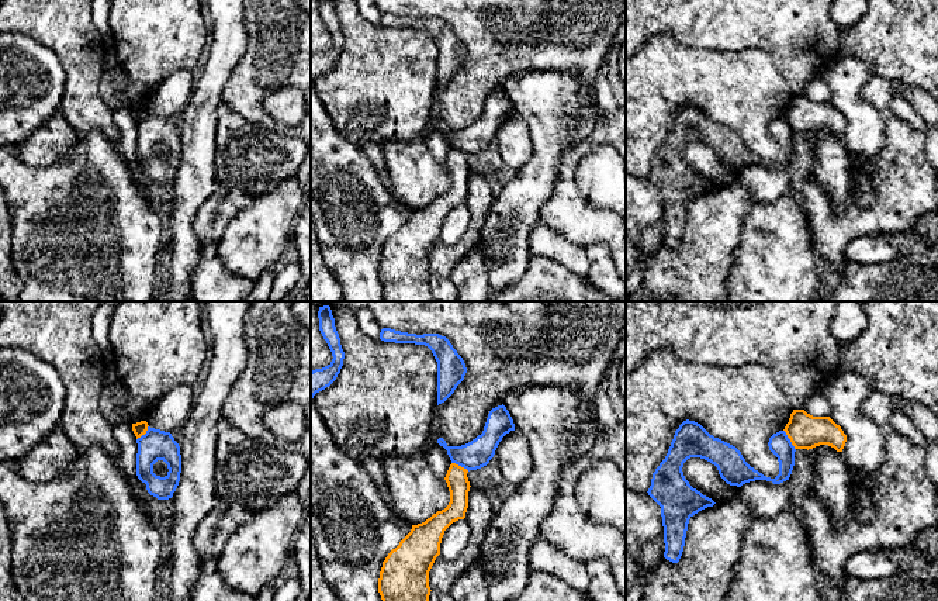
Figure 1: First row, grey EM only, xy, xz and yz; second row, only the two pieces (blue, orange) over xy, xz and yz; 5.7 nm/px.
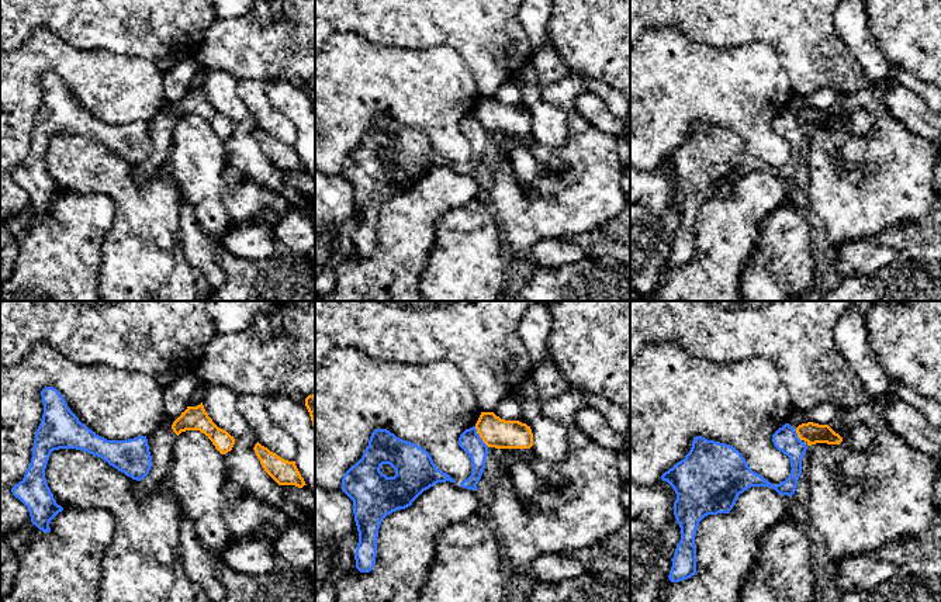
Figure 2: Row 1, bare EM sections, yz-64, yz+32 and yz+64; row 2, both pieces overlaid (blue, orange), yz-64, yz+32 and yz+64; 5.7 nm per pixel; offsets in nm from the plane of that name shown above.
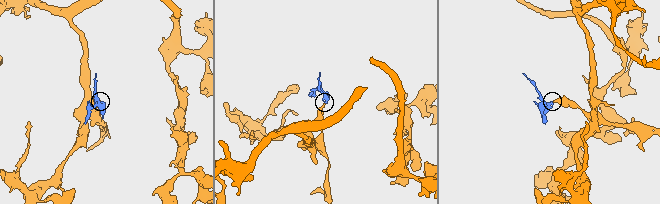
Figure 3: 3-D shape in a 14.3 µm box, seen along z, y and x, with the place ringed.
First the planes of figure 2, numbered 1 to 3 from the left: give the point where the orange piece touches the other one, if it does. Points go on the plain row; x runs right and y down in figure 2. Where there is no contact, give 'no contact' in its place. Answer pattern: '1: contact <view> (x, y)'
1: no contact
2: contact yz+32 (478, 121)
3: contact yz+64 (796, 120)

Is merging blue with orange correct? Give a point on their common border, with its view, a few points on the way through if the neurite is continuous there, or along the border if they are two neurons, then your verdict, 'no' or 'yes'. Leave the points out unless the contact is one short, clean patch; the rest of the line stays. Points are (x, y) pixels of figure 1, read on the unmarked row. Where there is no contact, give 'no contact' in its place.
contact yz (789, 124); border yz (784, 114), (795, 134); no

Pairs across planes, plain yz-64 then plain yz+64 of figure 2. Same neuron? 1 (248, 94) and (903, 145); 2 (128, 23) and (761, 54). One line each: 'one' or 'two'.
1: one
2: two

